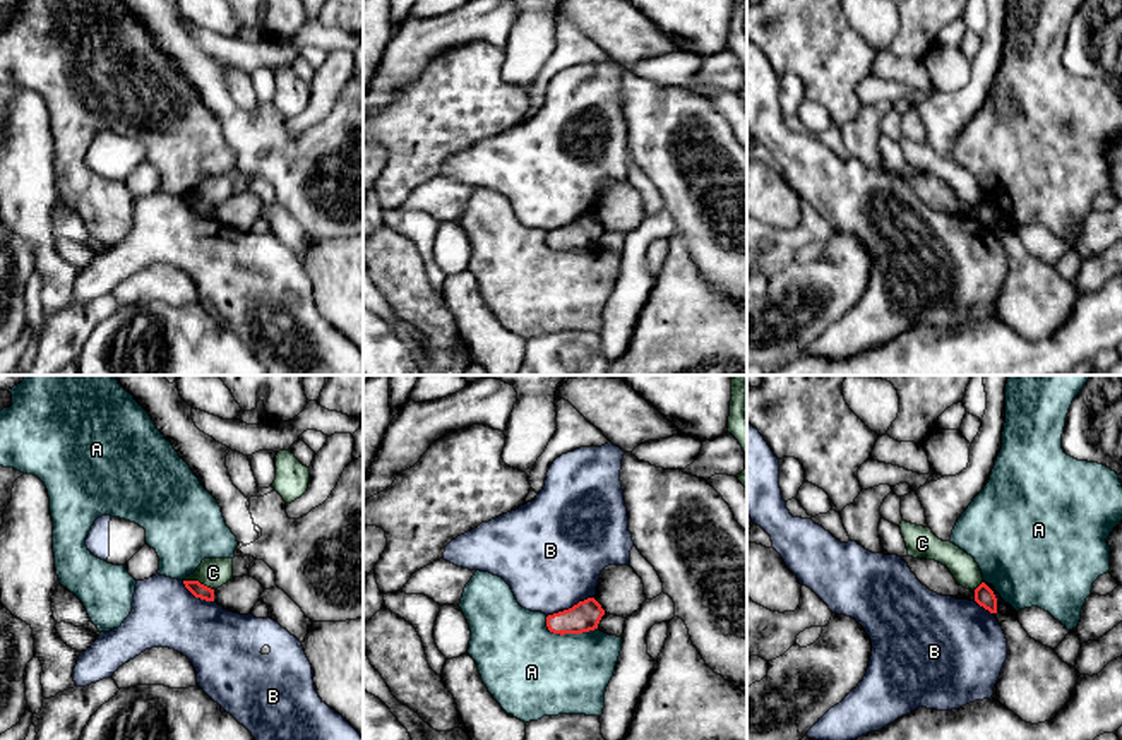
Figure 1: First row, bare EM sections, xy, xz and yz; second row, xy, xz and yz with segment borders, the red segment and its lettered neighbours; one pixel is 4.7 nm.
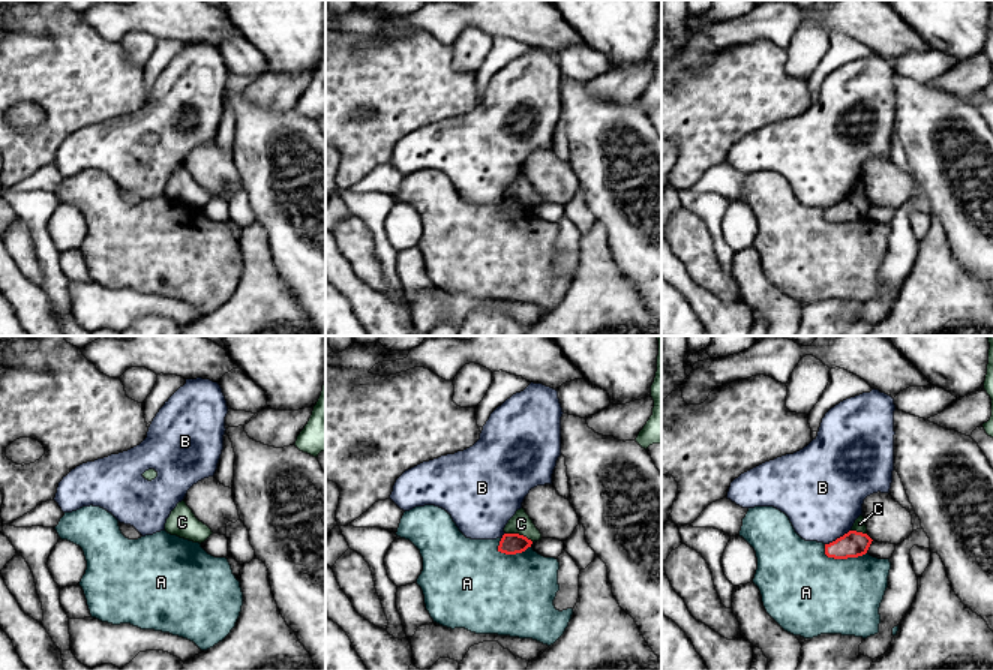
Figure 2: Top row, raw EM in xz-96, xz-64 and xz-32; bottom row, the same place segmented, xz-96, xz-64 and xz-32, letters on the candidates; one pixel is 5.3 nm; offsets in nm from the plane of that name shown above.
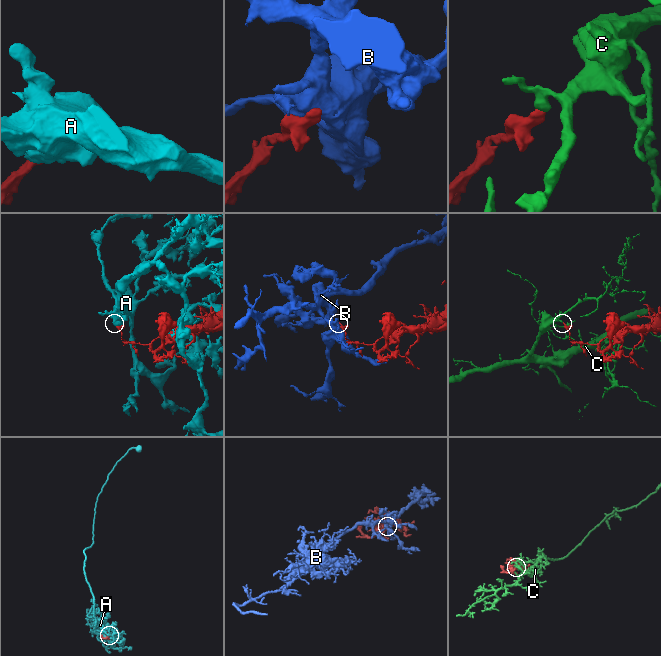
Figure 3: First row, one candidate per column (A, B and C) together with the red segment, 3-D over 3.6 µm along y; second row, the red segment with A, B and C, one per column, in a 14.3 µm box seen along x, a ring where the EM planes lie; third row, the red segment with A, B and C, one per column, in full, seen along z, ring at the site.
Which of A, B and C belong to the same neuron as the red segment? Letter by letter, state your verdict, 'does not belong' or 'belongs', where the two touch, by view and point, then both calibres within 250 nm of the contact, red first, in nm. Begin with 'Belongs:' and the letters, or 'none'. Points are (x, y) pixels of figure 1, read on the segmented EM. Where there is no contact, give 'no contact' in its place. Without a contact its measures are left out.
Belongs: none
A: does not belong; contact xz (567, 632); calibres 140 and 420 nm
B: does not belong; contact xz (569, 608); calibres 140 and 480 nm
C: does not belong; contact xy (197, 581); calibres 70 and 140 nm

